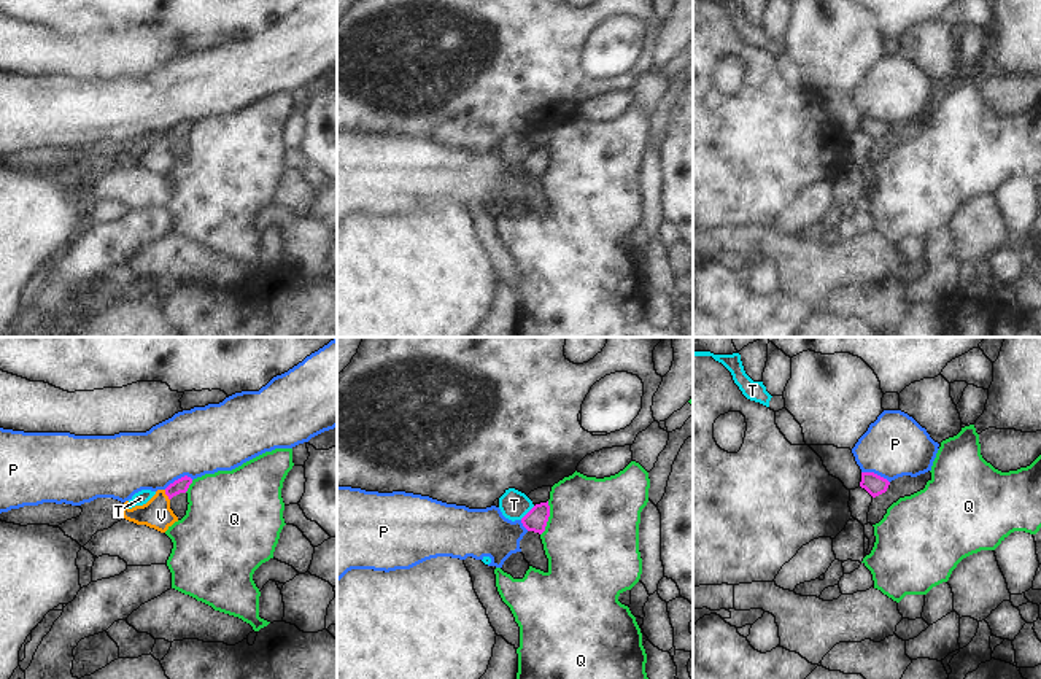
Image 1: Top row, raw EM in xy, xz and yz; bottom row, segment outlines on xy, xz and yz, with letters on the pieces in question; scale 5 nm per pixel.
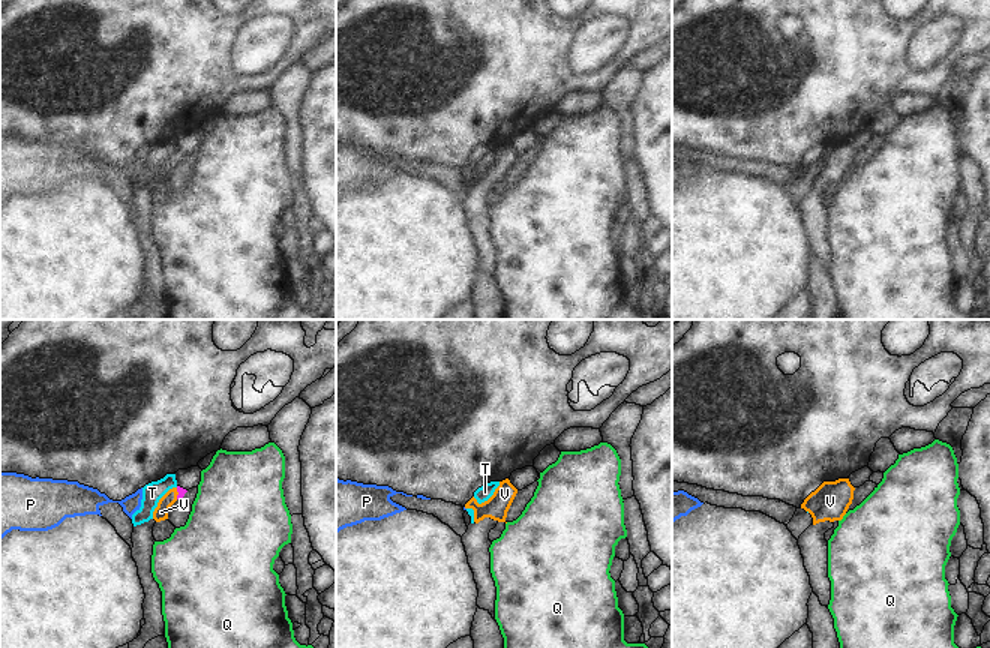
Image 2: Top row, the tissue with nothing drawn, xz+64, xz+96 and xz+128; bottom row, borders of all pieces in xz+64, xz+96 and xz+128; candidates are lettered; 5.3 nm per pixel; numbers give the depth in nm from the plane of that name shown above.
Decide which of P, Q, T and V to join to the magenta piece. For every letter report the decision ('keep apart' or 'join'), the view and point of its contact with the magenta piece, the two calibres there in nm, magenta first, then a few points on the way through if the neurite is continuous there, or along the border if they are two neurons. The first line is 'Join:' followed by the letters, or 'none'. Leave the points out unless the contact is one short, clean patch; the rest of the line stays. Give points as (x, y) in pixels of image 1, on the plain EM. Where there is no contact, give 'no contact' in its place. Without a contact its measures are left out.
Join: V
P: keep apart | xy (178, 123) | 70/340 nm | along xy (193, 123), (186, 120), (178, 121), (164, 132)
Q: keep apart | xz (547, 162) | 110/480 nm | along xz (549, 145), (549, 164), (541, 178)
T: keep apart | xz (528, 156) | 110/150 nm | along xz (534, 150), (520, 162)
V: join | xy (166, 137) | 70/150 nm | across xy (180, 129), (166, 137), (156, 156)

